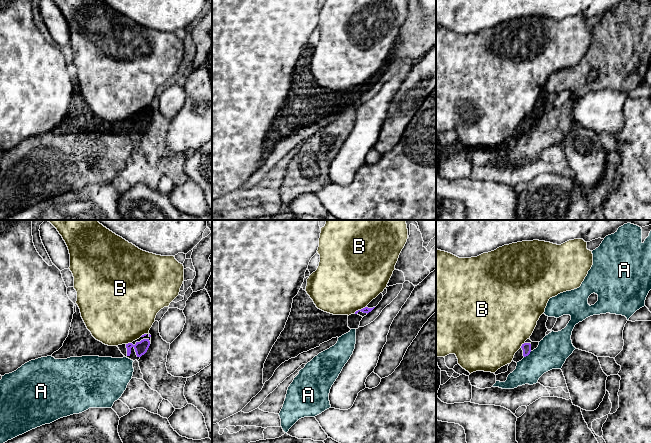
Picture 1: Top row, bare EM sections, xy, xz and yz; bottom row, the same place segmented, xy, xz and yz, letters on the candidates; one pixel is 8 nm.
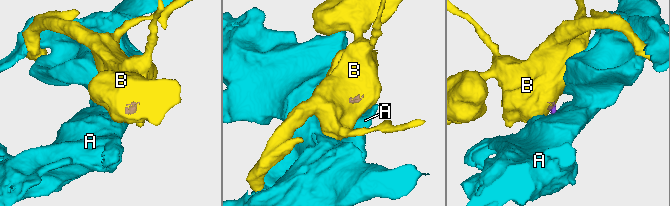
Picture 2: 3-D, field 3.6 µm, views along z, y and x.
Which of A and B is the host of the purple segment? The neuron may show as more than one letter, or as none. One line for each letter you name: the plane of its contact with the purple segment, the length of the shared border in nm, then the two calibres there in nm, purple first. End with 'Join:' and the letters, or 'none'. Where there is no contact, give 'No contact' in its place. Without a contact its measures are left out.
Join: none

